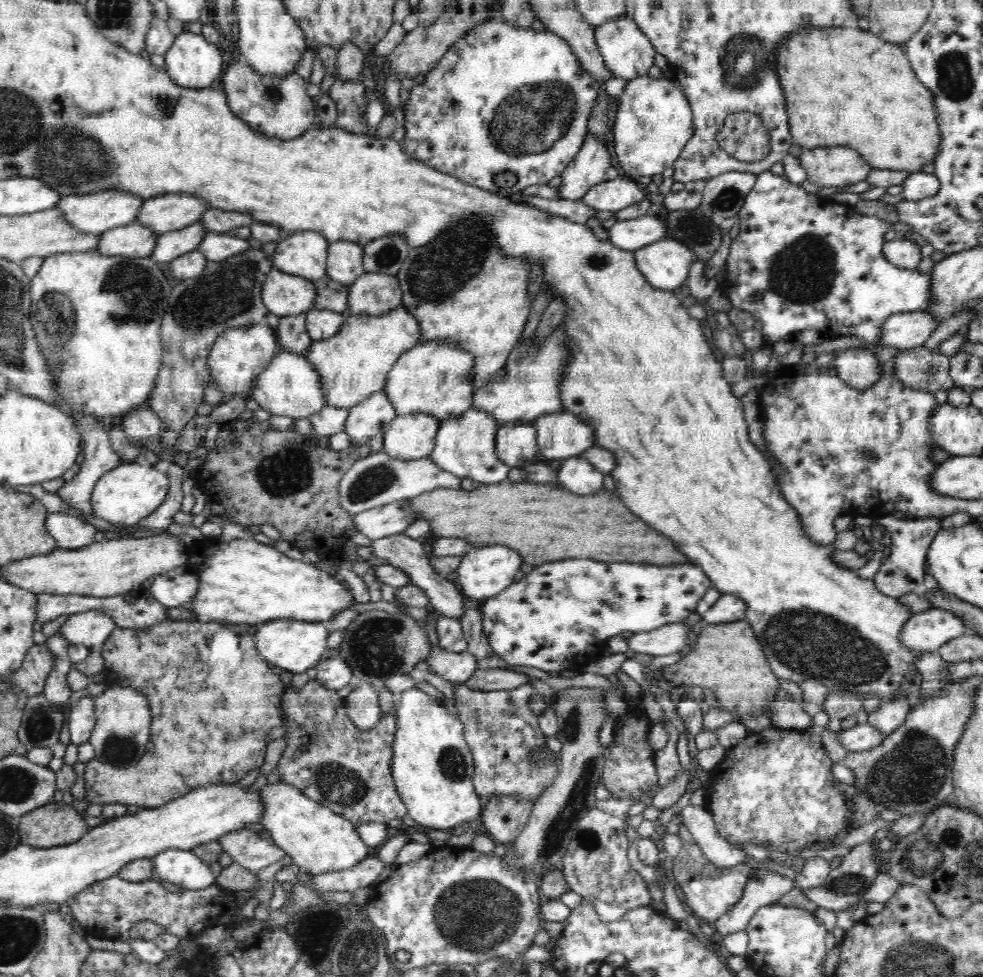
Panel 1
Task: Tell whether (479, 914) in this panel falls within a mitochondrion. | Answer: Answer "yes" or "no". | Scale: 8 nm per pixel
yes

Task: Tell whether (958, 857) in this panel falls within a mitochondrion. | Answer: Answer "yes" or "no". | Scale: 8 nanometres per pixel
yes

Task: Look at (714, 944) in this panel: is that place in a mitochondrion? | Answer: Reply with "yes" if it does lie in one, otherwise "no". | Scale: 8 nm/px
no

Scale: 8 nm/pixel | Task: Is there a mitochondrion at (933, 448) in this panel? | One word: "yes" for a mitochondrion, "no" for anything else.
no

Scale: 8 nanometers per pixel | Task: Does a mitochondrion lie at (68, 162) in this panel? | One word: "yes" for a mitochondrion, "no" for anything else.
yes

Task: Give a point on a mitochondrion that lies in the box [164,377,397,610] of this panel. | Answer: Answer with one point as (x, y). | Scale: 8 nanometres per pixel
(296, 473)

